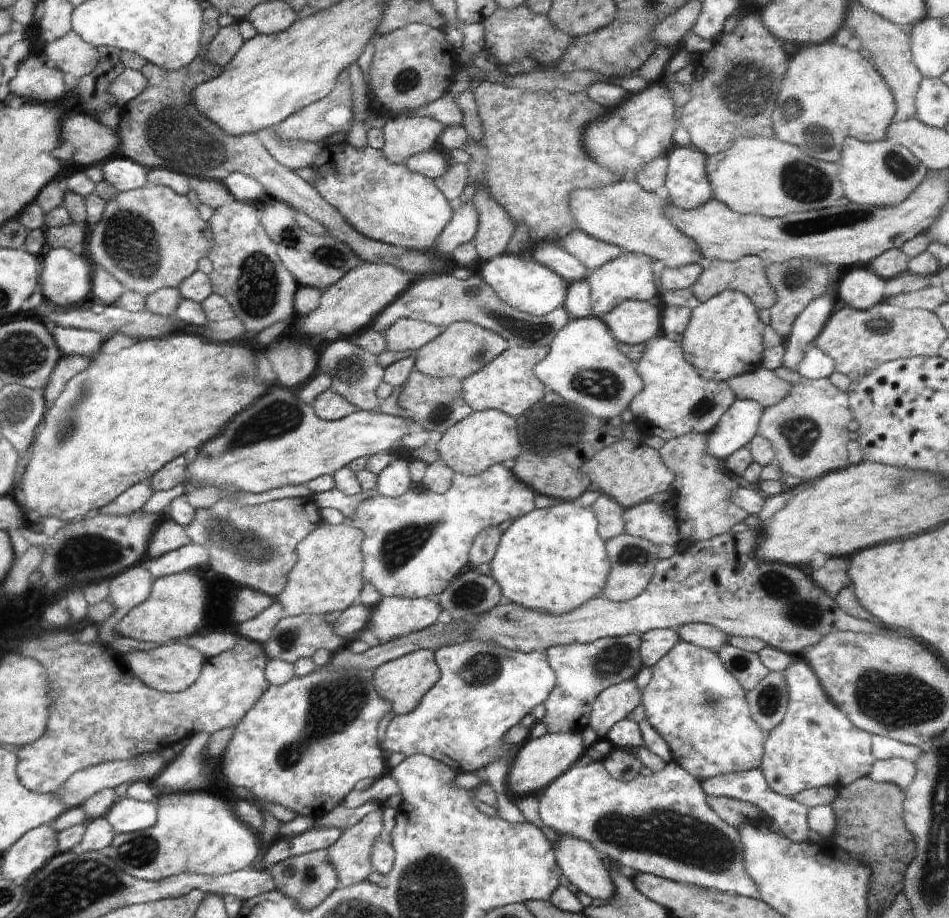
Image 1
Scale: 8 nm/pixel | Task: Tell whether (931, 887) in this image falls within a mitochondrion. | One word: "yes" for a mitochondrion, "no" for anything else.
yes

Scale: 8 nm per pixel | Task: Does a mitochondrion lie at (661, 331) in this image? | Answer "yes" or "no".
no

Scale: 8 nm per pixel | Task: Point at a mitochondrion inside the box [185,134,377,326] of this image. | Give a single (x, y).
(258, 284)

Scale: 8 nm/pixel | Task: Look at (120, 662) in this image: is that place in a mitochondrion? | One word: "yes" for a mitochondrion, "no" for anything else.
no

